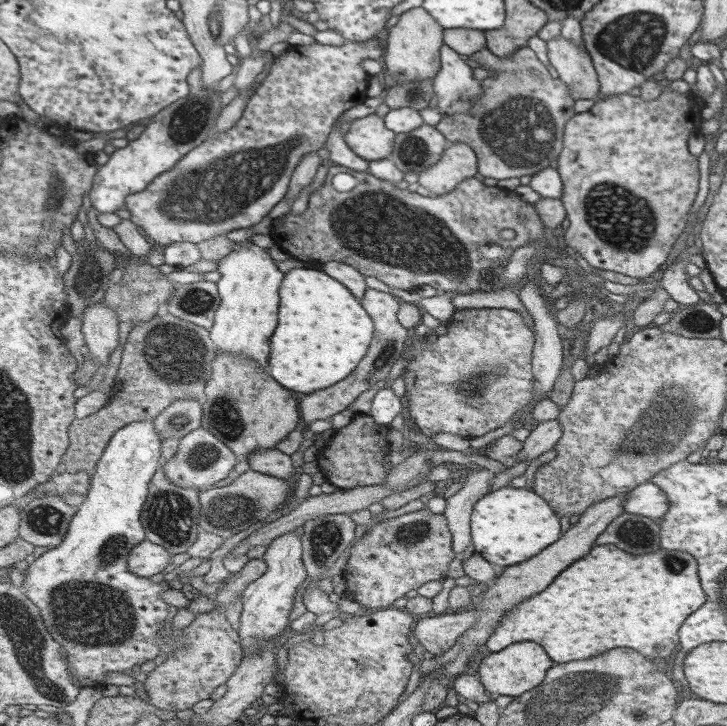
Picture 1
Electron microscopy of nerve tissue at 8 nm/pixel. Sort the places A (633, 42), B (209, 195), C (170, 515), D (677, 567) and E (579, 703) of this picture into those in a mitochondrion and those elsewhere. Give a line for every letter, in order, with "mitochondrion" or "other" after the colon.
A: mitochondrion
B: mitochondrion
C: mitochondrion
D: mitochondrion
E: mitochondrion

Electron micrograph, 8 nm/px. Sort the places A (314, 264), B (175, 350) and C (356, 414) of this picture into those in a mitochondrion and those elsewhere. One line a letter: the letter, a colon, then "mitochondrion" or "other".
A: other
B: mitochondrion
C: other

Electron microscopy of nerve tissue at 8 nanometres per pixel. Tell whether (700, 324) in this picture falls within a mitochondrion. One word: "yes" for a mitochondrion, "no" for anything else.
yes

